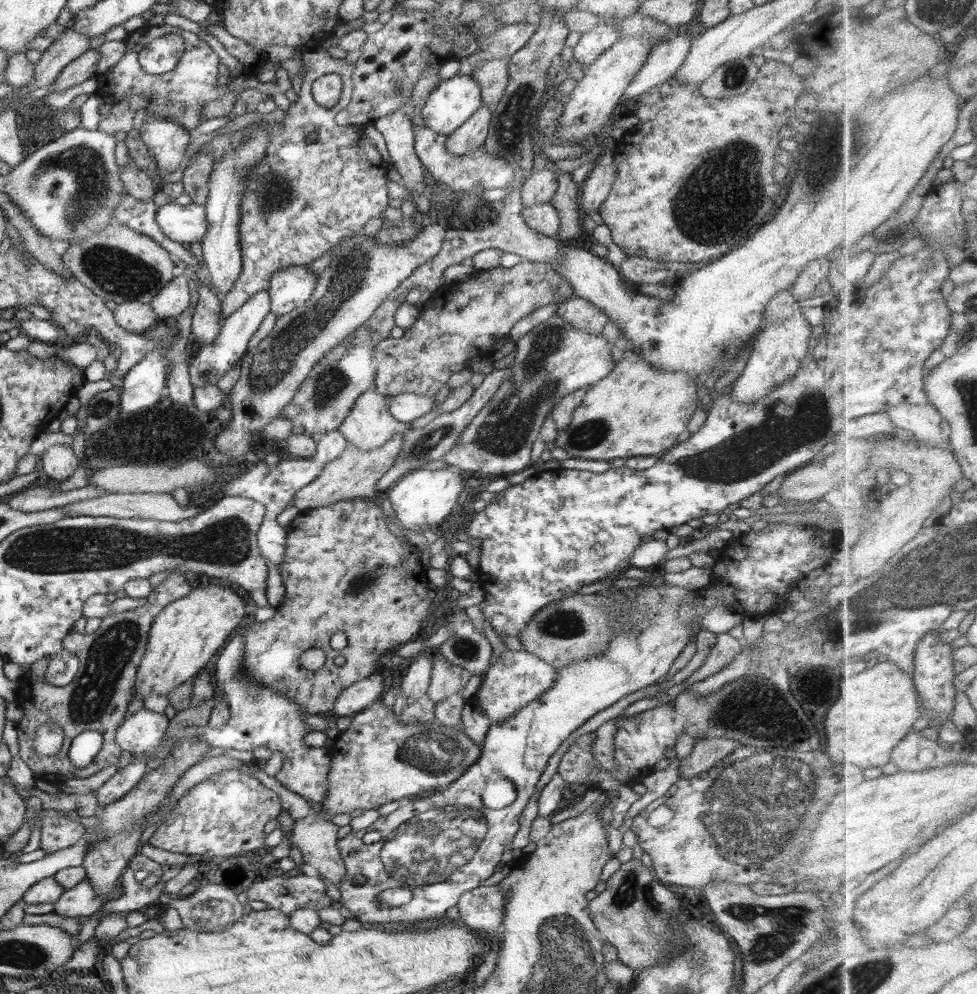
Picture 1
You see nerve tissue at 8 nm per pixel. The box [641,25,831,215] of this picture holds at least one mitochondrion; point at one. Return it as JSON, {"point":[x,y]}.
{"point":[734,77]}

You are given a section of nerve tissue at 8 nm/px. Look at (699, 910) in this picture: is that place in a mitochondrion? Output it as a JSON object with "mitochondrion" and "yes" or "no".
{"mitochondrion":"no"}

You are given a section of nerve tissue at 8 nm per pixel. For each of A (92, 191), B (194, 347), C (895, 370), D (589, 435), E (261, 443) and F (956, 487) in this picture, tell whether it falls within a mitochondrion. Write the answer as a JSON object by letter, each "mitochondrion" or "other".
{"A":"mitochondrion","B":"other","C":"other","D":"mitochondrion","E":"other","F":"other"}

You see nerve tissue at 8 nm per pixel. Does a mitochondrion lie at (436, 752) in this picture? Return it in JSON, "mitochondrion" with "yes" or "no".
{"mitochondrion":"yes"}

